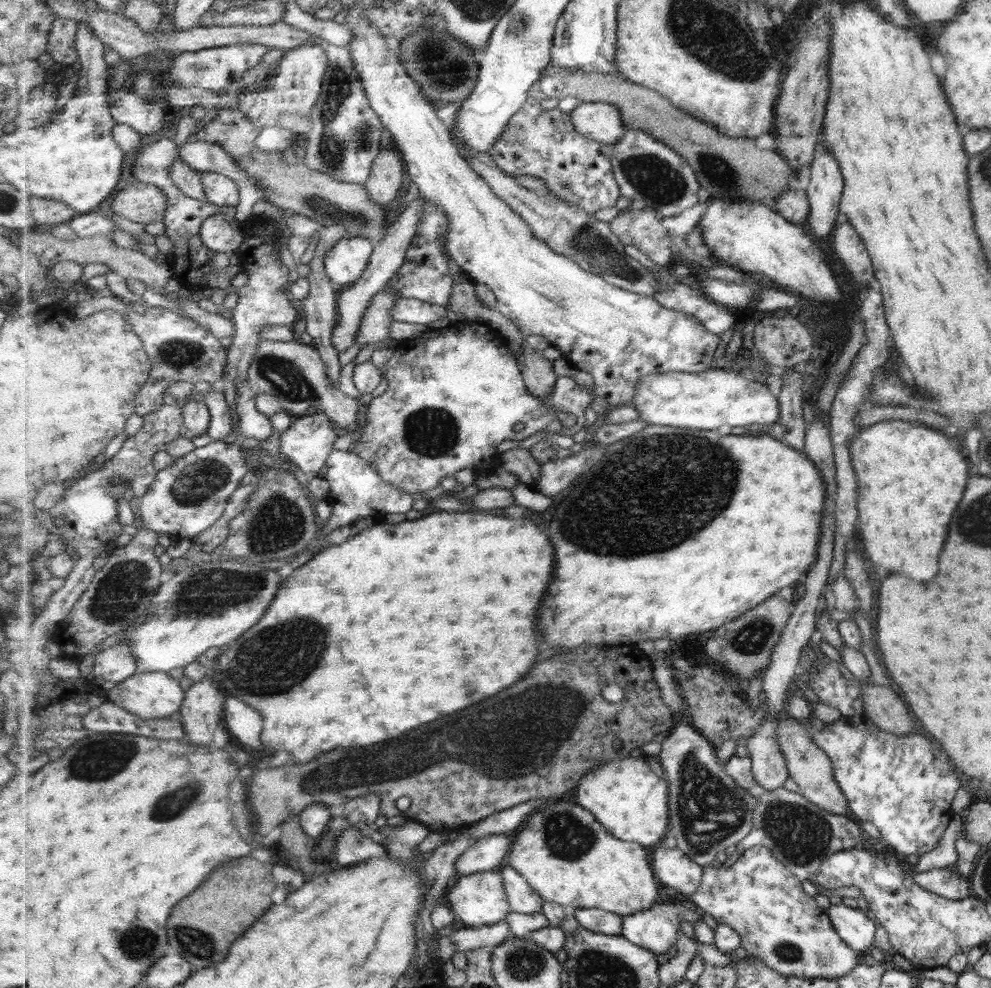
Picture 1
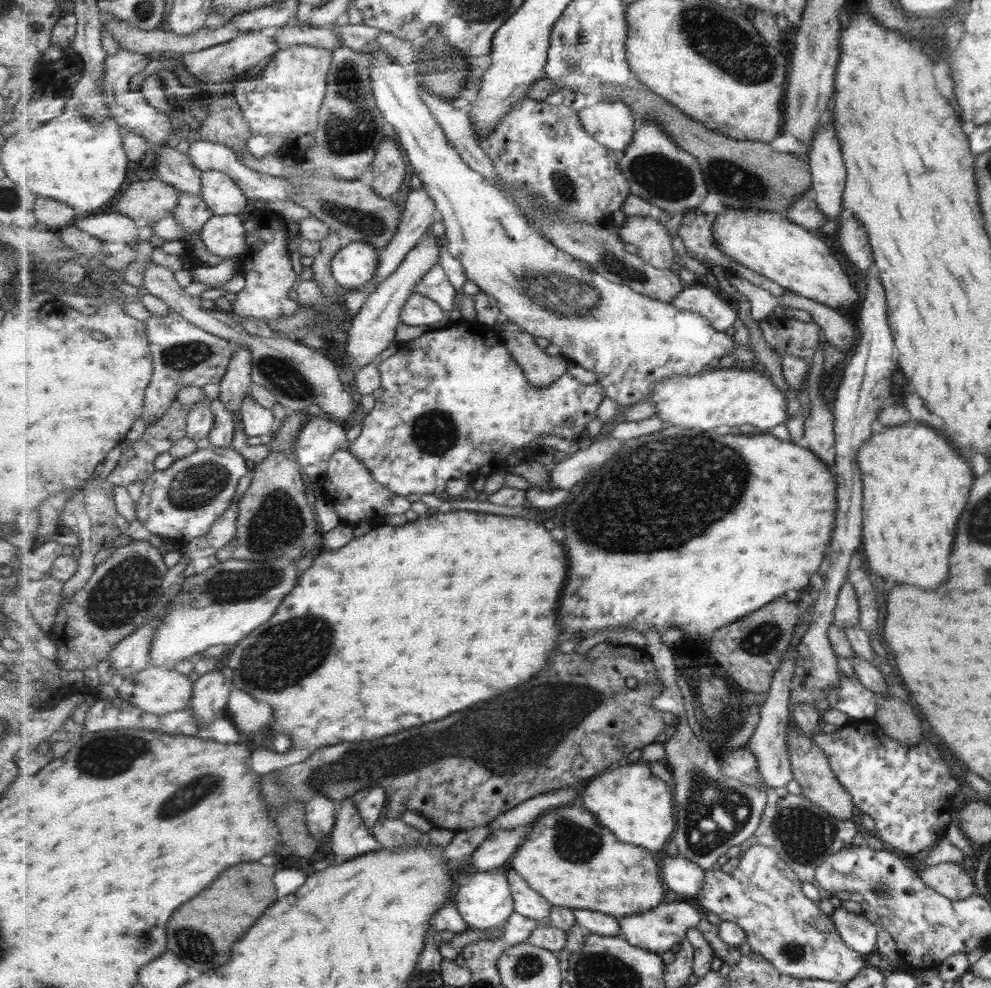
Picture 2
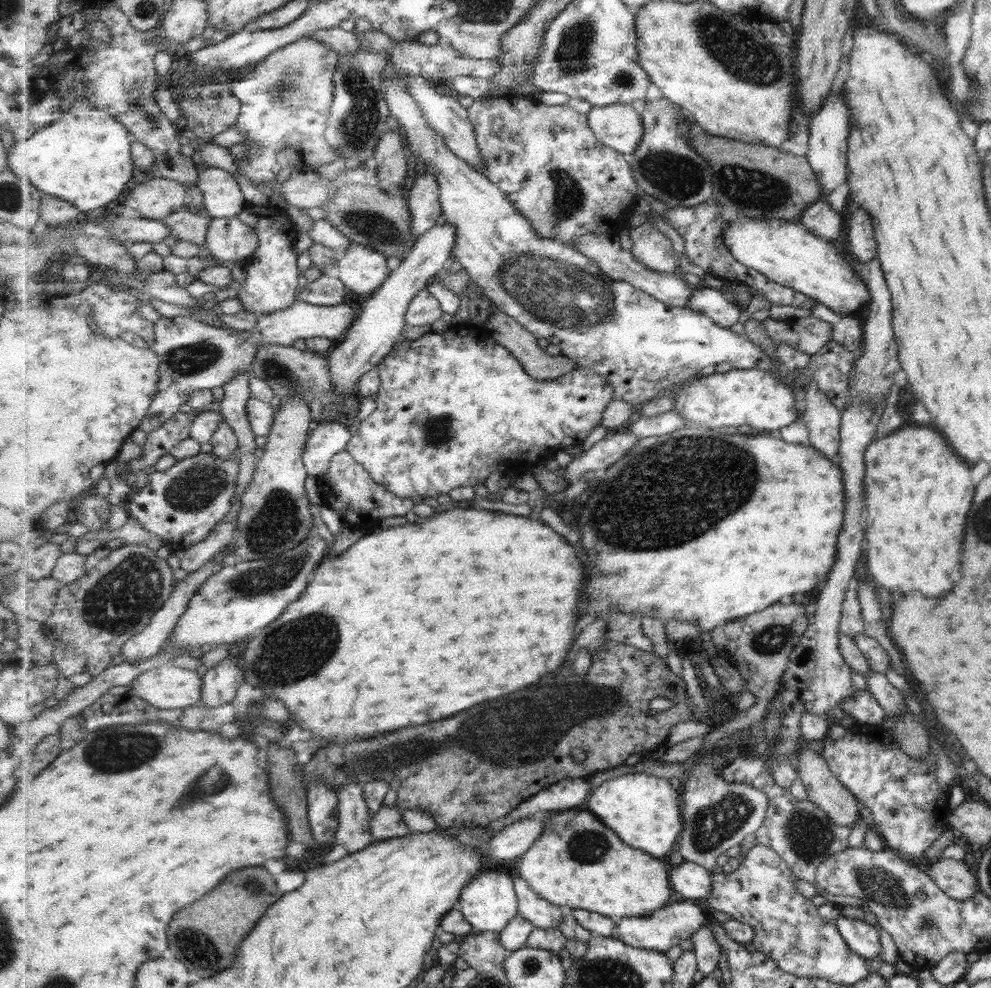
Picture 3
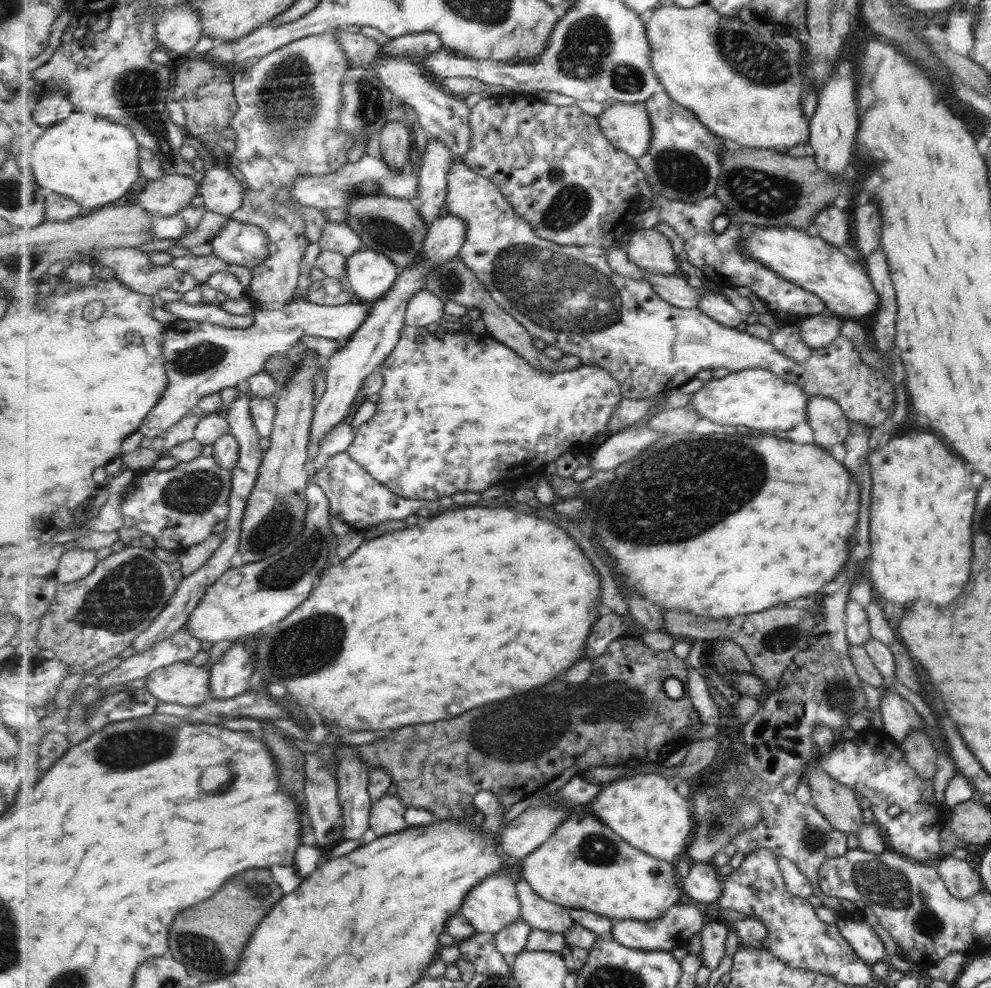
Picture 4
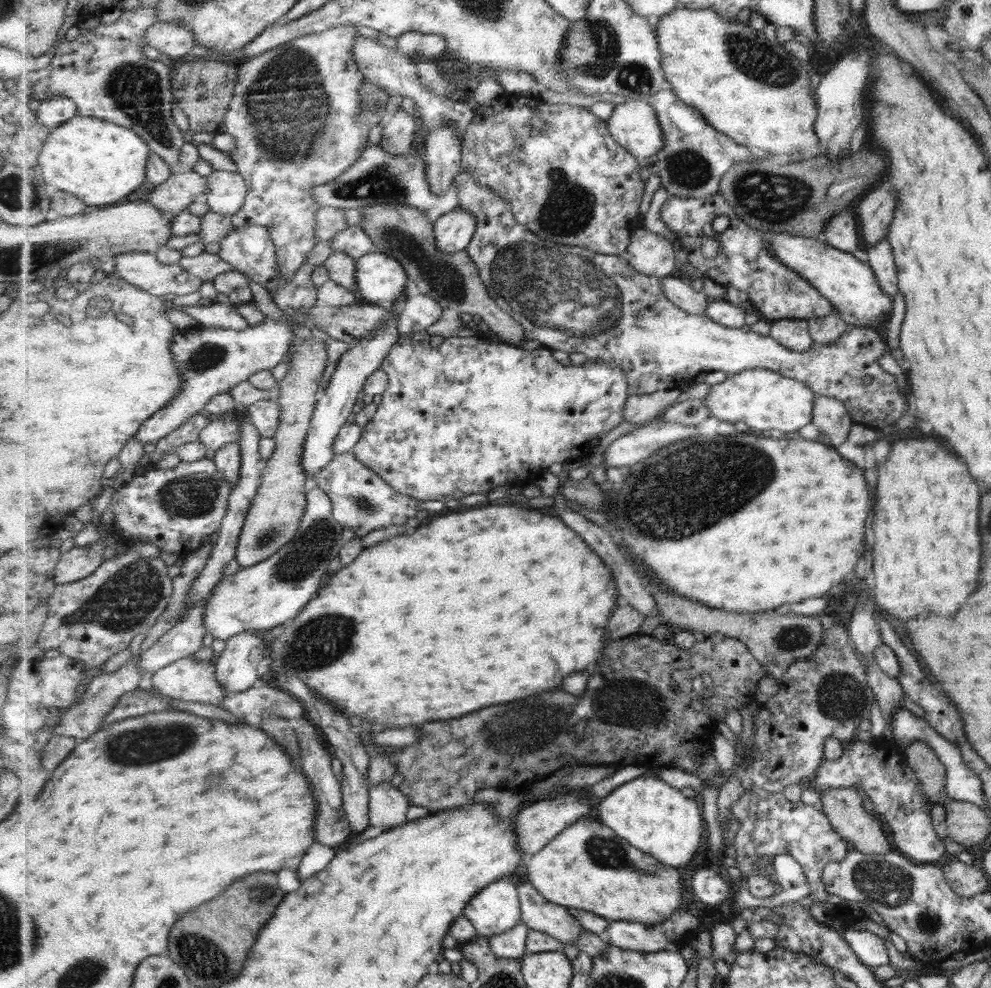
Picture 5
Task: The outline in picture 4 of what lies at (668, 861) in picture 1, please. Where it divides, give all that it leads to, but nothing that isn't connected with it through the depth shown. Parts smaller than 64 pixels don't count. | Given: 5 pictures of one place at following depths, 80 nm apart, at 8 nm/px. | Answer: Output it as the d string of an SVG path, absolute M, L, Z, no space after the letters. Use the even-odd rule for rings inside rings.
M691 864L688 875L679 879L688 900L714 905L722 898L722 879L712 864Z

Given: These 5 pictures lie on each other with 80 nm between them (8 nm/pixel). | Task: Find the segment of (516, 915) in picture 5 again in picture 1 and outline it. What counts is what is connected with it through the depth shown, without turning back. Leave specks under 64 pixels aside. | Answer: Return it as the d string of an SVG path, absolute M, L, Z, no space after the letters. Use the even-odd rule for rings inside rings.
M496 870L463 875L449 889L448 893L444 893L444 896L446 896L444 902L453 909L464 927L499 924L499 922L505 921L512 911L505 884L503 884L503 877L500 871Z

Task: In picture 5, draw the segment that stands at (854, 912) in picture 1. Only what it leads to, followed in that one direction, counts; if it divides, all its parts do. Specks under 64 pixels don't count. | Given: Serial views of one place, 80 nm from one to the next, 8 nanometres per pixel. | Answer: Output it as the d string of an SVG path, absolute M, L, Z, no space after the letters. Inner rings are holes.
M845 926L840 930L841 937L854 952L854 956L869 968L889 965L889 960L883 941L871 932L860 932Z

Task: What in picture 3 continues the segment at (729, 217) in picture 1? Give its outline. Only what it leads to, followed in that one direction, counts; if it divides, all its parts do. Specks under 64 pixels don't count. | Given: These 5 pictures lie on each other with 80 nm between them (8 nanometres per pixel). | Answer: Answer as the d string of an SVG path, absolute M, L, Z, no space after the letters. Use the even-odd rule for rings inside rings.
M824 199L814 200L804 208L800 223L785 219L750 219L739 217L730 222L731 228L724 232L725 245L741 264L754 268L779 284L794 288L833 310L836 314L849 315L855 310L864 311L865 302L870 299L869 289L849 264L837 256L829 242L823 242L813 235L827 240L841 240L843 218Z

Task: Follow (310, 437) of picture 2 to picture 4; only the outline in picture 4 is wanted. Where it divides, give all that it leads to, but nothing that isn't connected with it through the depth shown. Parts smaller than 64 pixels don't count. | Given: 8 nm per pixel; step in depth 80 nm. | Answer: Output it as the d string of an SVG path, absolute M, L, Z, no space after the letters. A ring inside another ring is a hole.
M344 421L337 424L334 430L322 440L323 444L319 446L319 456L311 457L309 462L310 471L312 473L321 471L321 469L325 468L327 459L347 452L353 445L356 436L357 433L353 426L346 424Z

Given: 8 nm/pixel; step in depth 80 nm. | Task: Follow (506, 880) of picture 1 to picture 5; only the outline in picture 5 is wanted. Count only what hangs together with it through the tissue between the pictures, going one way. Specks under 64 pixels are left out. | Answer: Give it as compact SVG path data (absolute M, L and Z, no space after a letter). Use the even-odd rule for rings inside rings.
M530 881L521 883L518 886L520 894L520 901L522 904L522 920L529 929L535 929L540 932L545 932L553 938L557 938L561 944L576 946L577 940L581 938L583 932L587 932L583 929L583 926L579 921L567 910L566 907L555 904L550 900L547 900Z

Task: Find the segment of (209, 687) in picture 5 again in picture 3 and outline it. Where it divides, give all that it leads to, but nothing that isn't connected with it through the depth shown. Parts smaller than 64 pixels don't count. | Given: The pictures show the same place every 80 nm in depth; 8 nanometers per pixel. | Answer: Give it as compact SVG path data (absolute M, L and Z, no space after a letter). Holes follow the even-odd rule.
M165 664L139 675L127 693L144 698L155 708L171 710L197 705L202 699L202 686L203 679L195 669Z

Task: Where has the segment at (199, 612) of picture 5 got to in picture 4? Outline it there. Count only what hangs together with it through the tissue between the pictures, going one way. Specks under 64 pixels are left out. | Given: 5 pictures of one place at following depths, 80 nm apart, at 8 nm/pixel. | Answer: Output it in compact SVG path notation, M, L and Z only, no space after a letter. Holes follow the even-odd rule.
M185 624L171 638L166 638L163 642L159 642L153 648L146 650L142 654L134 654L126 658L122 663L119 663L118 667L101 675L95 685L79 685L77 687L78 700L87 708L94 700L98 700L102 696L100 693L102 688L110 688L114 684L133 682L133 680L139 680L139 678L146 678L148 674L151 674L151 672L158 668L165 668L166 666L179 662L188 662L193 656L197 656L199 652L201 652L201 638L197 638L190 632Z

